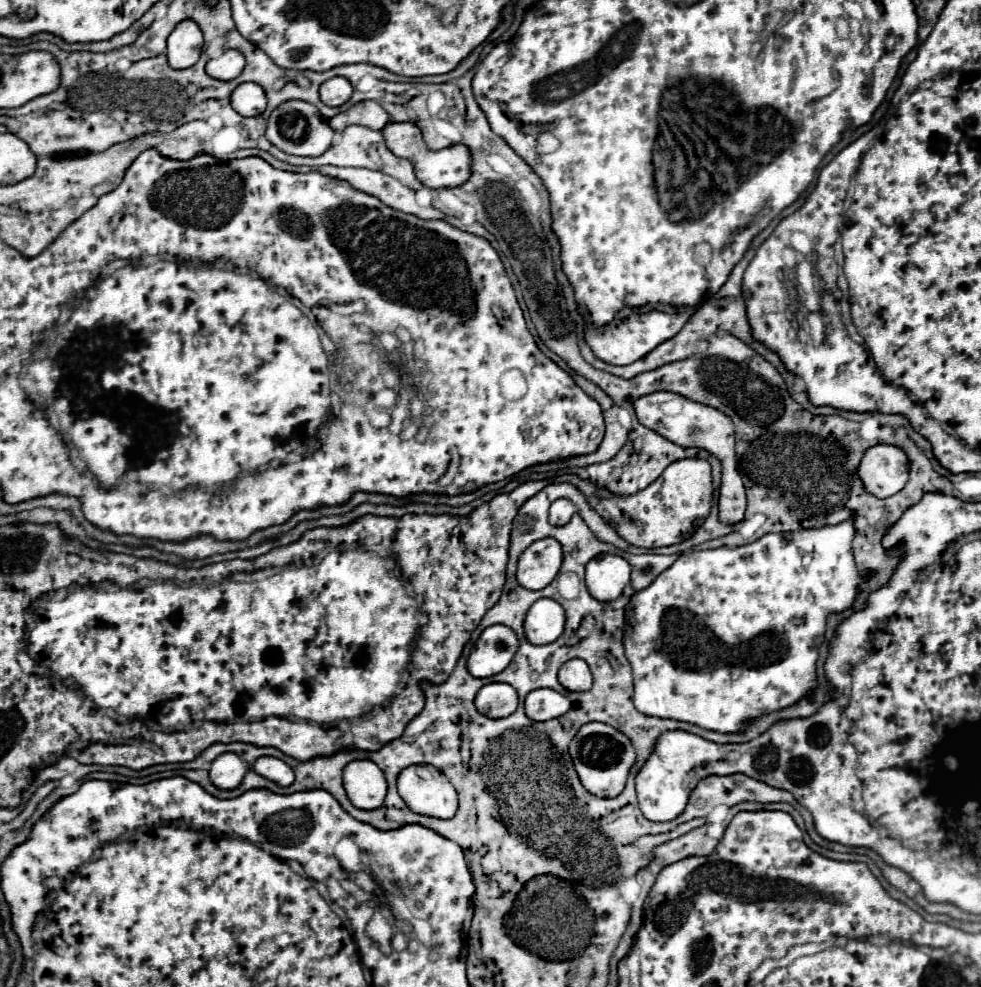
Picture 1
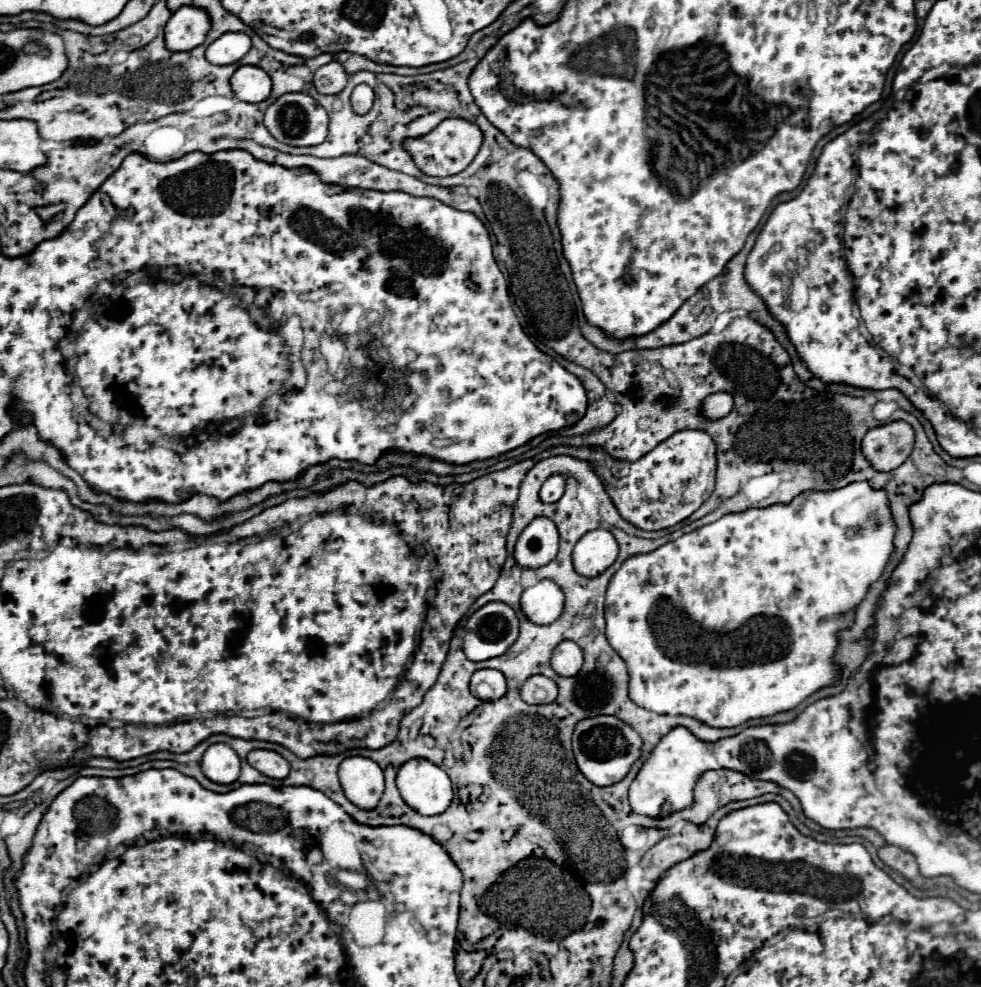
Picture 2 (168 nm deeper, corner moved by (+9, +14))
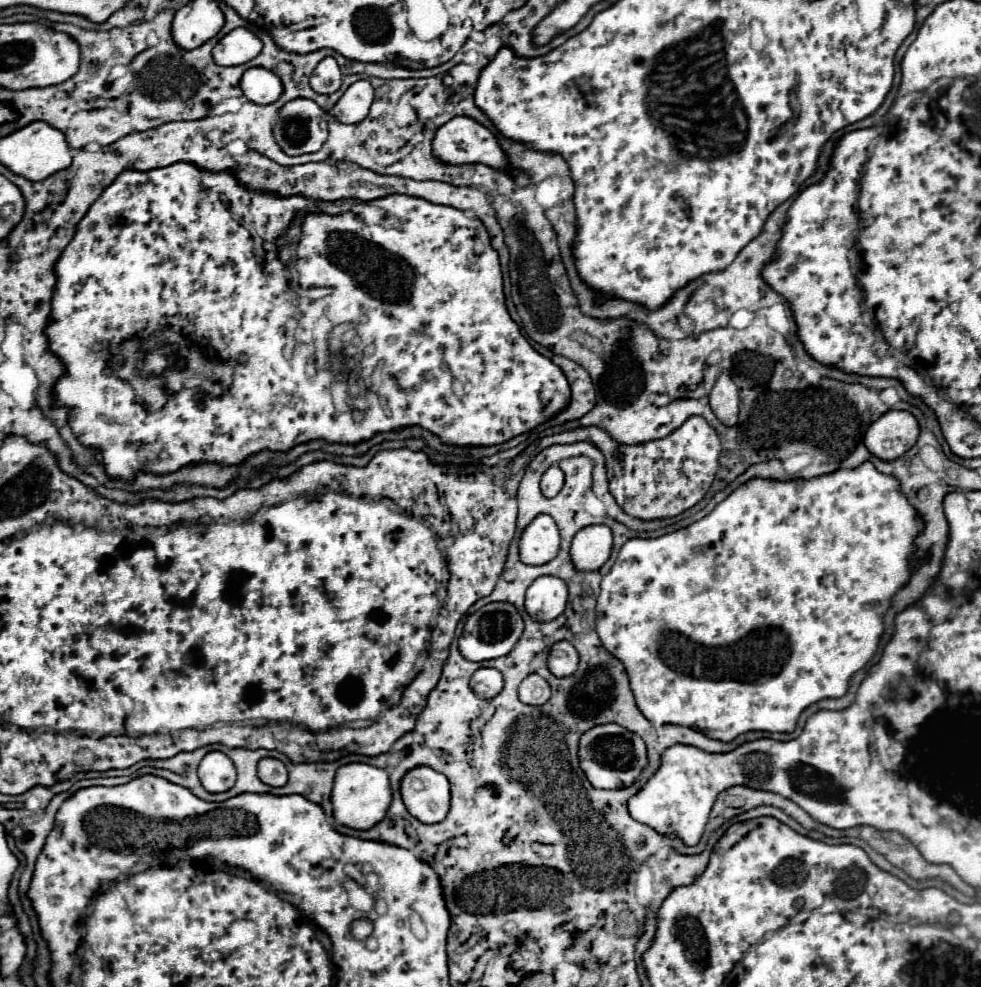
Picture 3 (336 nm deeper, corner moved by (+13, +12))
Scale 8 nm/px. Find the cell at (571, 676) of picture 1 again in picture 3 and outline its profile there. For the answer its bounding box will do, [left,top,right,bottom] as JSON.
[548,641,578,677]

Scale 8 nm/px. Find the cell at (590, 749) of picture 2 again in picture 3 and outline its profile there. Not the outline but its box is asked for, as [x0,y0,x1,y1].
[580,723,648,789]

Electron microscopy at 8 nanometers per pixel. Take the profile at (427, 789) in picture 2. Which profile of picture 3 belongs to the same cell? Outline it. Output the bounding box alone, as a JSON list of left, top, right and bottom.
[402,767,450,823]

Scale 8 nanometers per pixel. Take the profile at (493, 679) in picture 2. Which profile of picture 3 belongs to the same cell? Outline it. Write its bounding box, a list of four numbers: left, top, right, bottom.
[470,669,504,699]

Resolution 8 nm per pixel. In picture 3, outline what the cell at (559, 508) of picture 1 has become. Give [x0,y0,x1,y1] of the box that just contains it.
[540,465,564,497]

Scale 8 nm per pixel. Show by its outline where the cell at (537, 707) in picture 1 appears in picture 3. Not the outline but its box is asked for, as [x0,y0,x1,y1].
[520,675,550,705]

